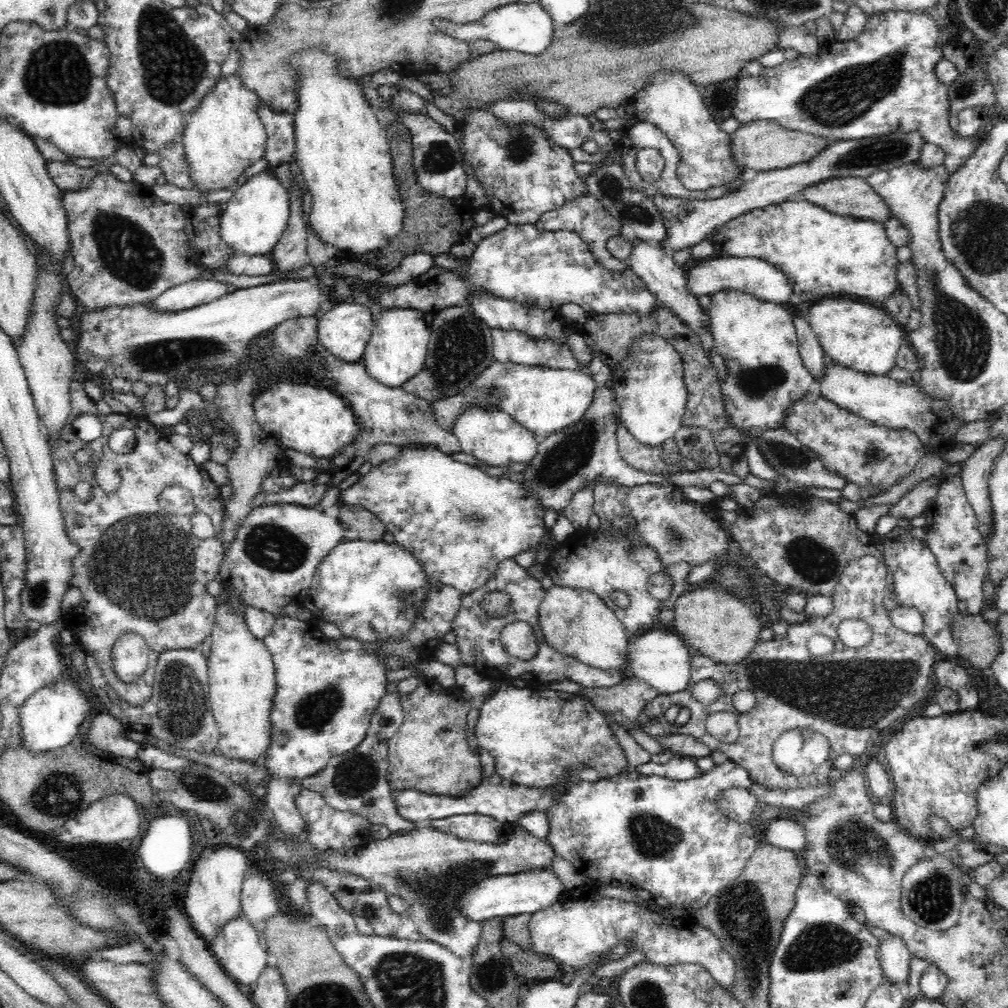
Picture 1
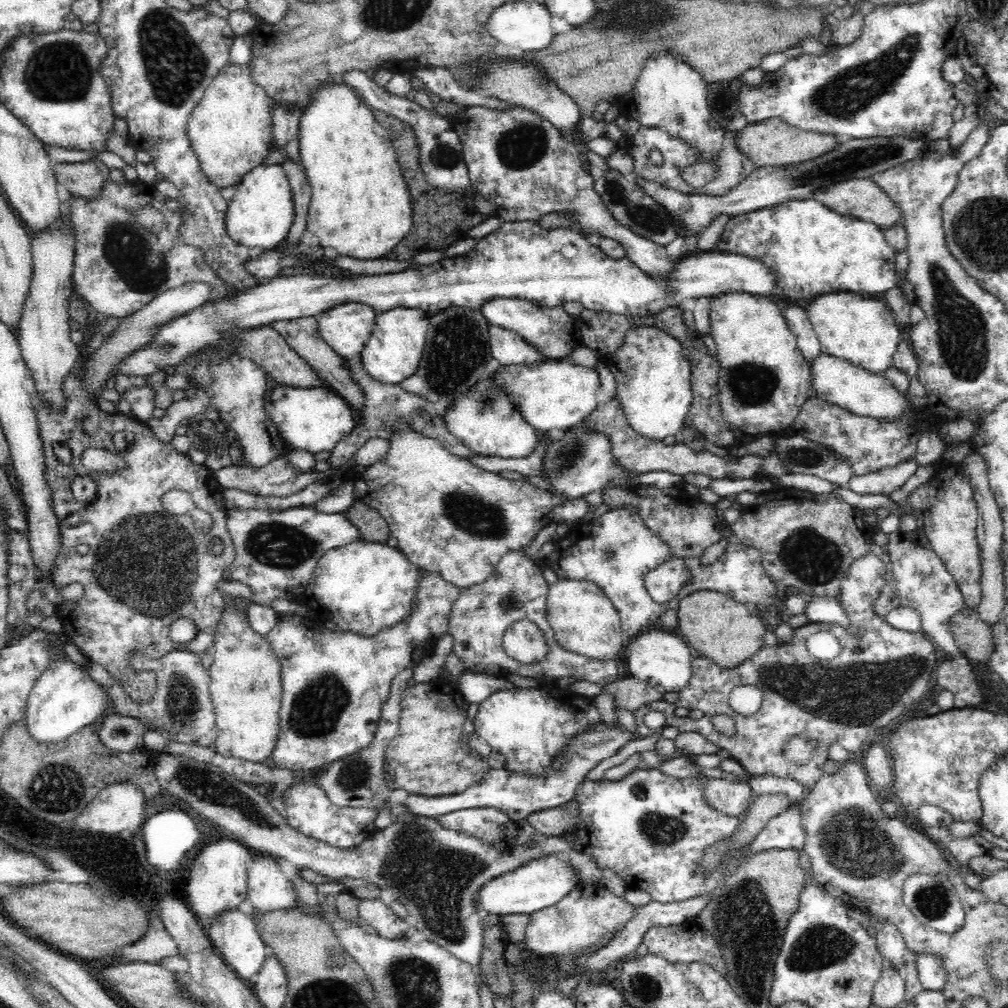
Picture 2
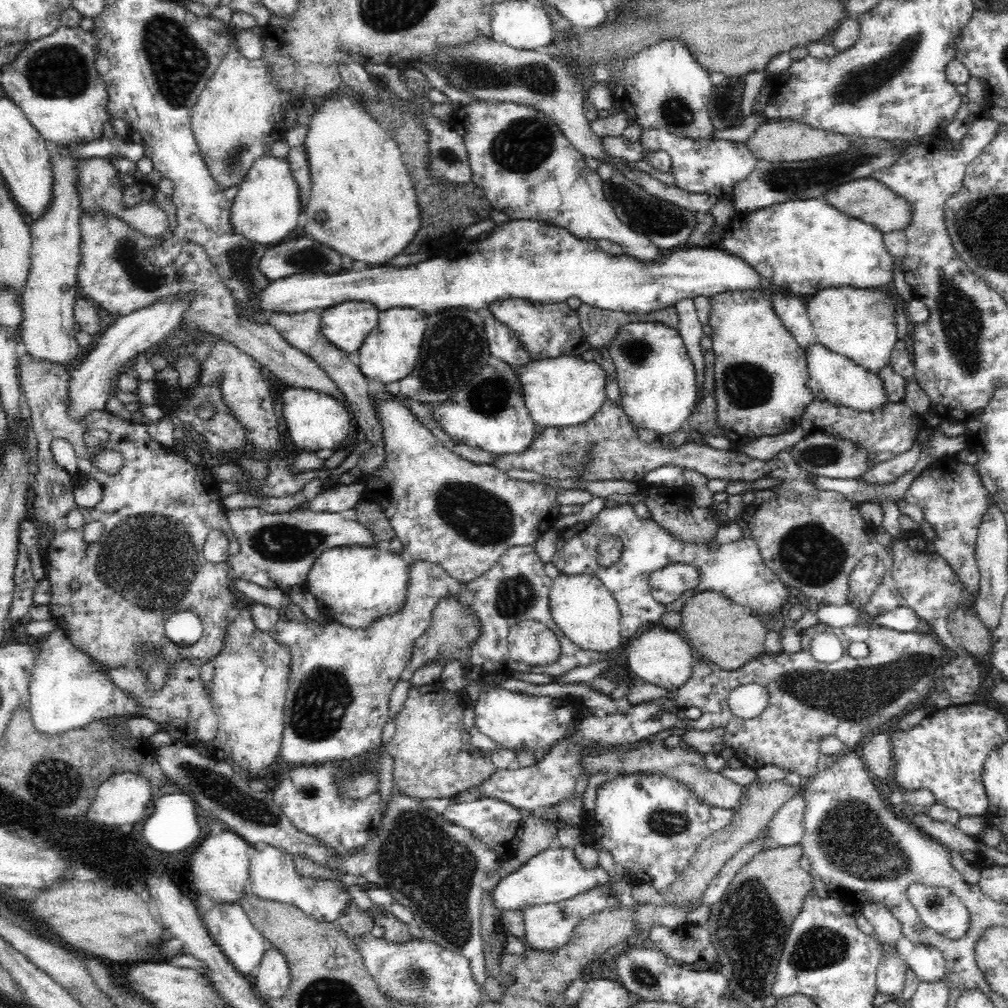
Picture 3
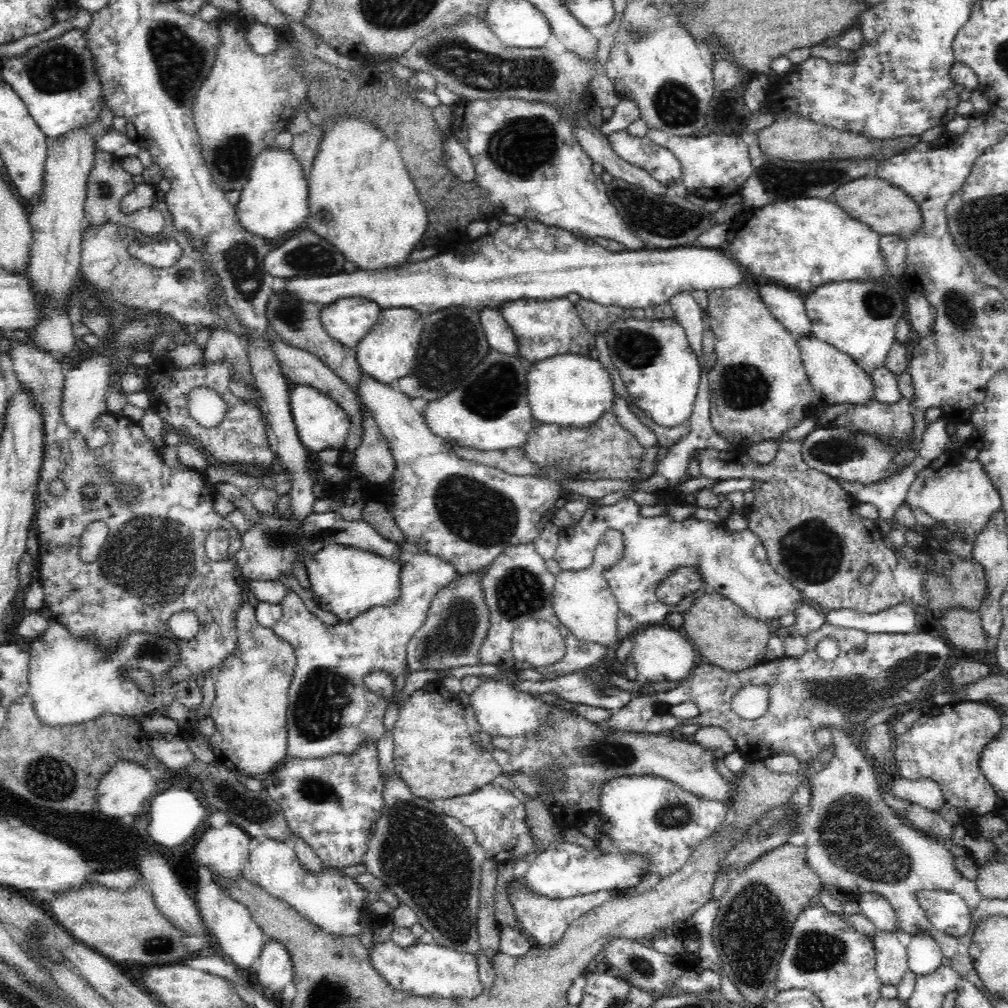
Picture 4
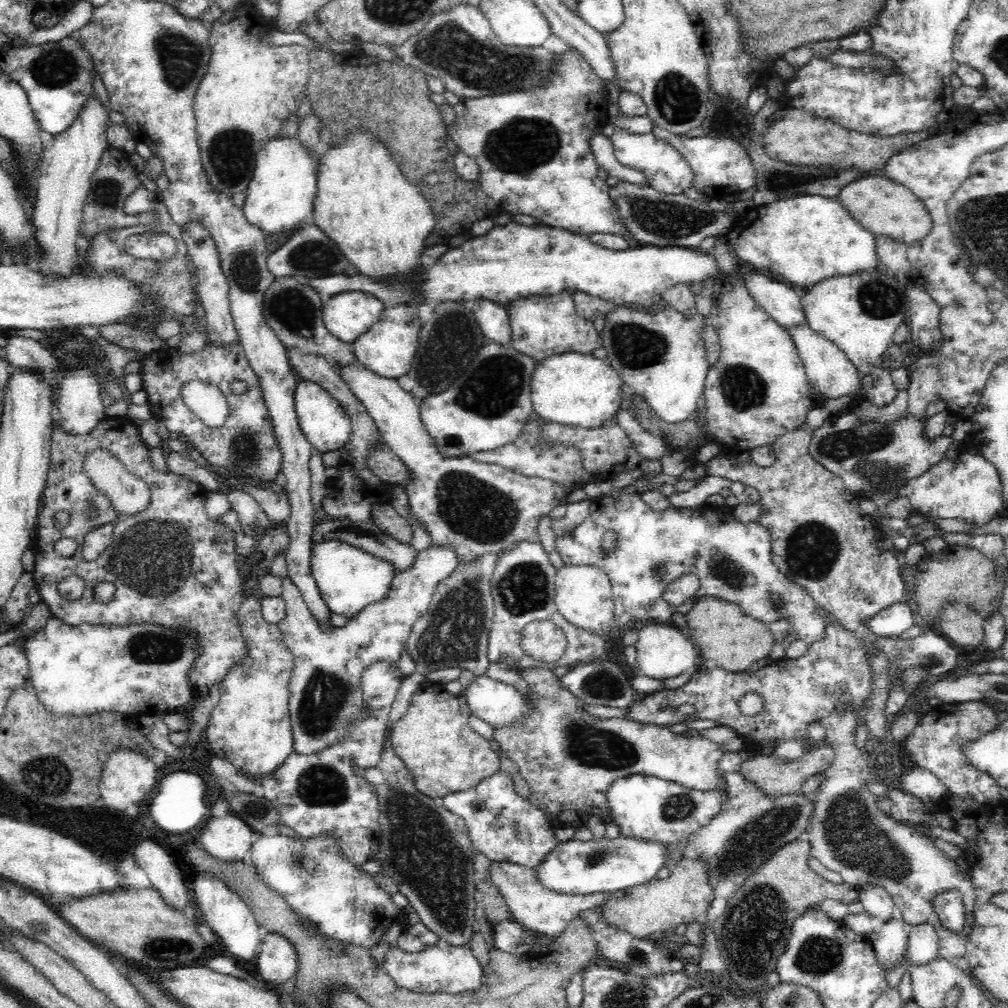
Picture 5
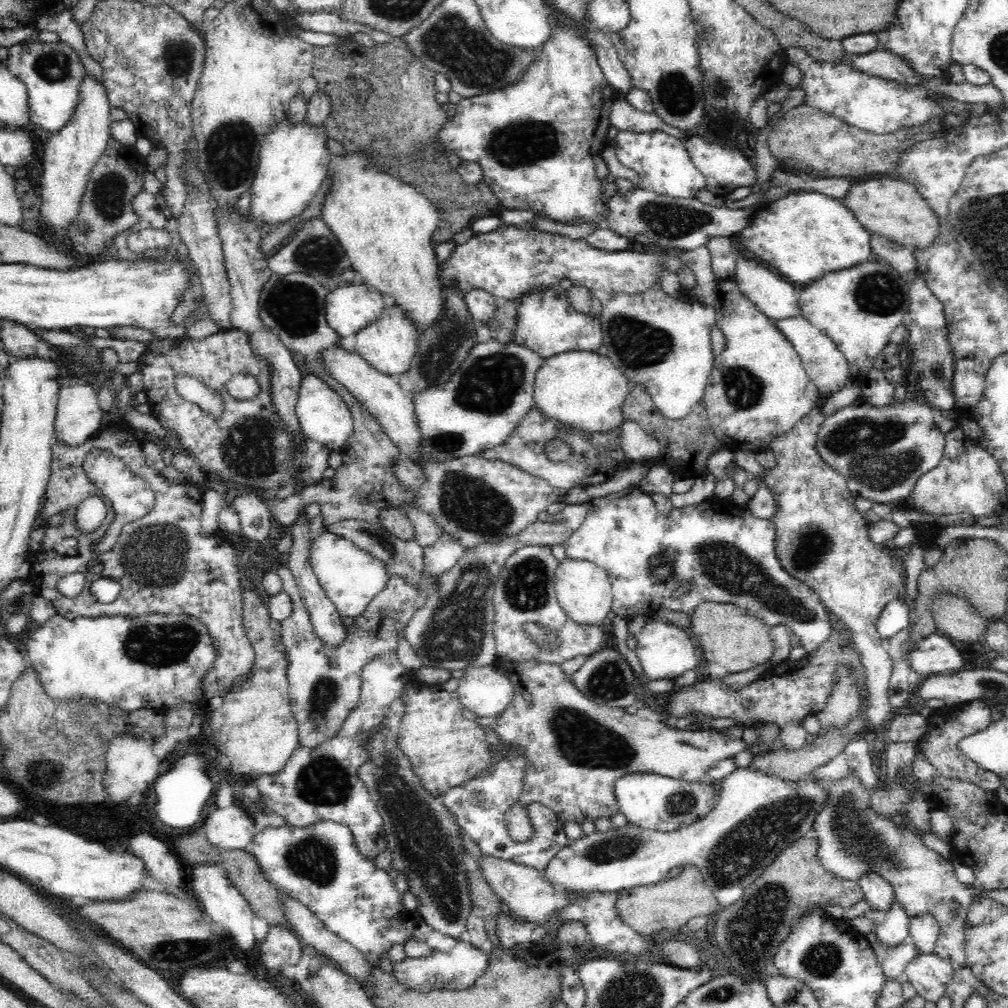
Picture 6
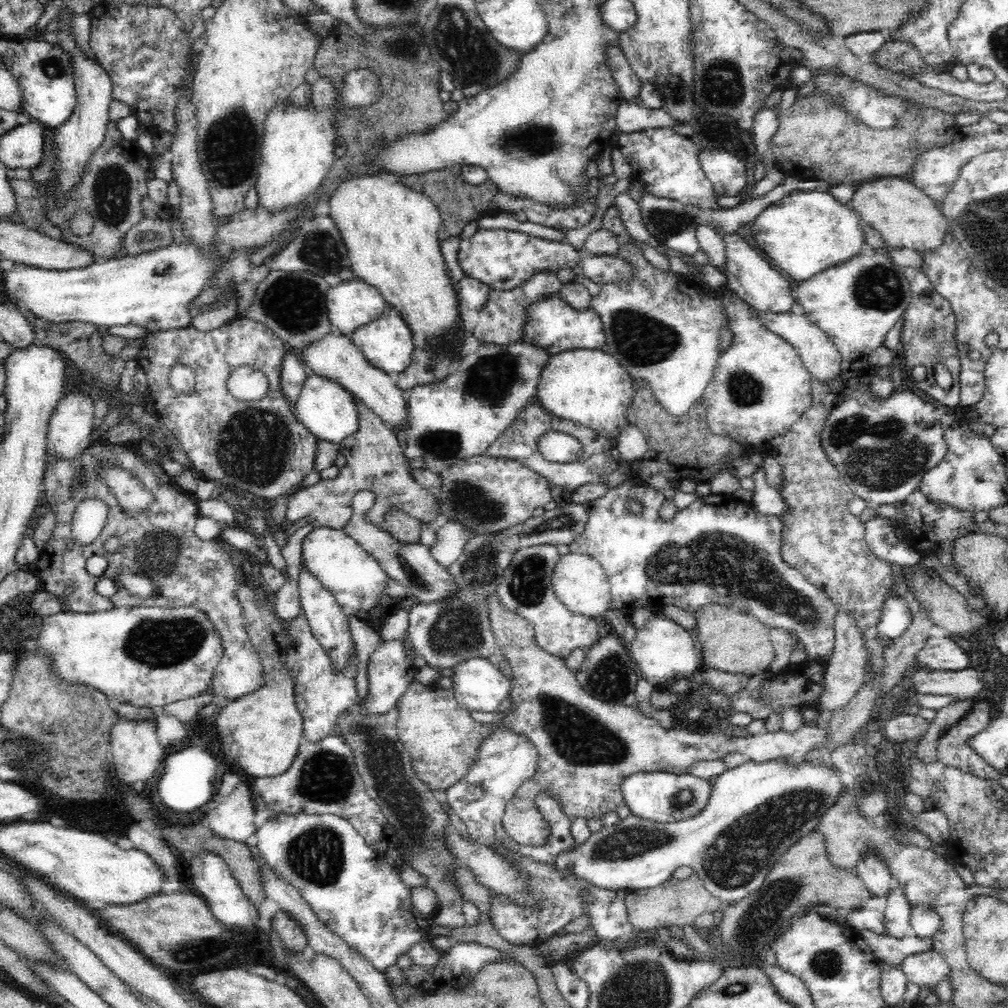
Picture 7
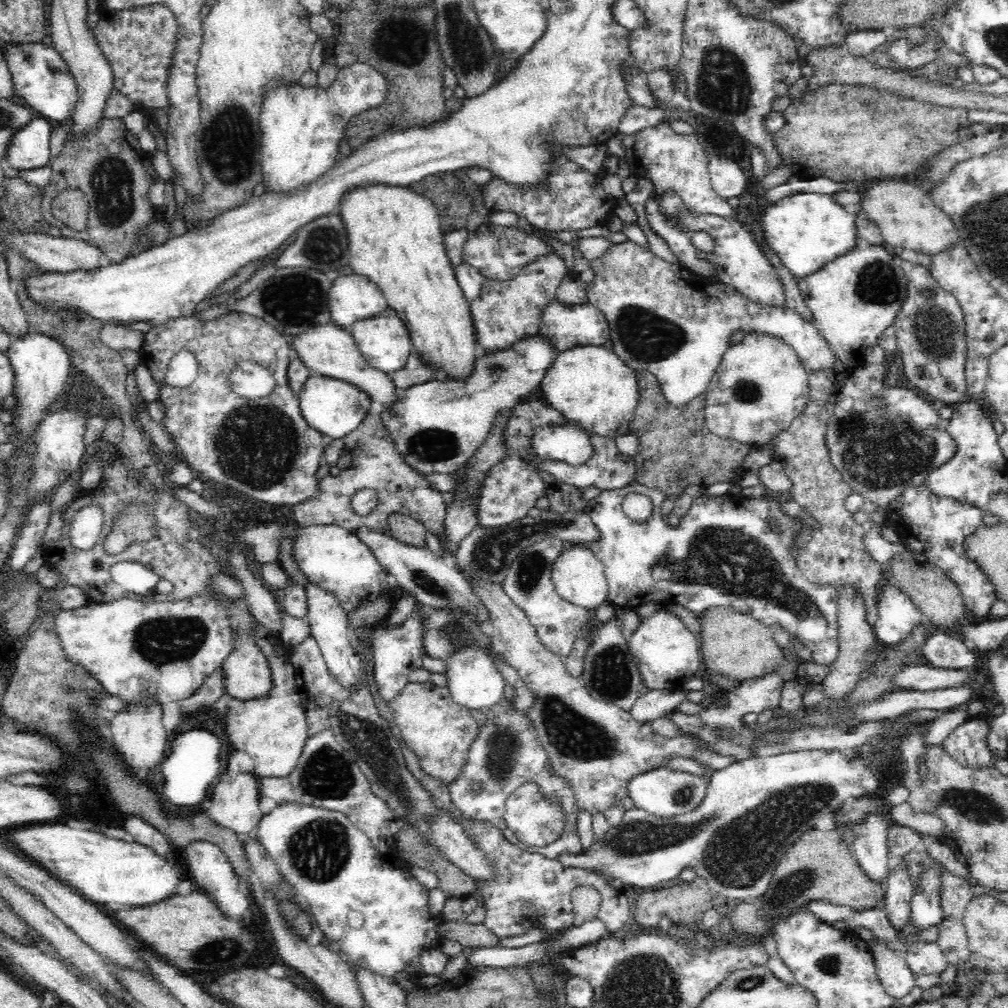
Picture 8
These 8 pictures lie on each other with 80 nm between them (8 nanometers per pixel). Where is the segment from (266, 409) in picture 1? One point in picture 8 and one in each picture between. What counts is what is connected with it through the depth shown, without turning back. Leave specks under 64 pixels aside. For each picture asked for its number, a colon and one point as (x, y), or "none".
2: (312, 419)
3: (315, 420)
4: (321, 422)
5: (323, 420)
6: (323, 415)
7: (329, 411)
8: (335, 407)

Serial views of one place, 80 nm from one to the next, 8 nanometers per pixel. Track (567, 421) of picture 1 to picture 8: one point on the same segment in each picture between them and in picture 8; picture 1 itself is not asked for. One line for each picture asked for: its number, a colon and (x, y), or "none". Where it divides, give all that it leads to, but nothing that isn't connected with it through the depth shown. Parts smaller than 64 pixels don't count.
2: (555, 395)
3: (565, 391)
4: (573, 390)
5: (573, 389)
6: (581, 388)
7: (588, 387)
8: (591, 385)

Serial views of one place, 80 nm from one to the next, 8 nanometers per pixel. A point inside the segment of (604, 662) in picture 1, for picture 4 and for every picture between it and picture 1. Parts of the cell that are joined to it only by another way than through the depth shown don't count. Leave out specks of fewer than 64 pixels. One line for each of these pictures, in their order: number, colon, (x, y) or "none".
2: (584, 620)
3: (584, 609)
4: (582, 600)

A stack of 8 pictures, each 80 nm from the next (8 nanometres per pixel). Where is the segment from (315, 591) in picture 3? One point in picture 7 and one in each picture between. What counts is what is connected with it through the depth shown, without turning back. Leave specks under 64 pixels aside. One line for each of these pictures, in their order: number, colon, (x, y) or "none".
4: (346, 581)
5: (348, 578)
6: (352, 577)
7: (355, 578)

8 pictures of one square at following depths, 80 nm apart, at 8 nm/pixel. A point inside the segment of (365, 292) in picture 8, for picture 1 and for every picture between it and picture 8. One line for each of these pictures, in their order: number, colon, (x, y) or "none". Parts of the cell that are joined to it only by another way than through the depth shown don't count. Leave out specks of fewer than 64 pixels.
1: (344, 331)
2: (346, 328)
3: (346, 325)
4: (347, 320)
5: (347, 315)
6: (350, 308)
7: (351, 304)

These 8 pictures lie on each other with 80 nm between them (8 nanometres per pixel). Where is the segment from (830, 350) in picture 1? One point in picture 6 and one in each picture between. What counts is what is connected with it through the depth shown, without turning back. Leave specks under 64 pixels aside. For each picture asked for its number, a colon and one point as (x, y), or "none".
2: (863, 330)
3: (859, 323)
4: (859, 317)
5: (860, 313)
6: (858, 308)

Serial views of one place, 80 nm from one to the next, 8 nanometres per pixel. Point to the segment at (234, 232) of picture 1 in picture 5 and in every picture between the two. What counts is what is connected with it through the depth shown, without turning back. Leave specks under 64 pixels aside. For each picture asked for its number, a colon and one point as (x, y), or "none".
2: (260, 214)
3: (267, 208)
4: (275, 199)
5: (280, 196)

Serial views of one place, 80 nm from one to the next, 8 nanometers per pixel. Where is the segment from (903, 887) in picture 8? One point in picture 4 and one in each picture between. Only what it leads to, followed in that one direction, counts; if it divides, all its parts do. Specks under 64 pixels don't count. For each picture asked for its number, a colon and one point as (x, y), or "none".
4: (891, 955)
5: (889, 942)
6: (894, 929)
7: (897, 914)

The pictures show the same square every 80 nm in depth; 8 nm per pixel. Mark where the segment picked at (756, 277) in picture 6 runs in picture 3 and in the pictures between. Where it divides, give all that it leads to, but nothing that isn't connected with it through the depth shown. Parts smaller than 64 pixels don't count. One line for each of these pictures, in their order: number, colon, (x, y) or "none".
3: (794, 315)
4: (787, 307)
5: (778, 300)

